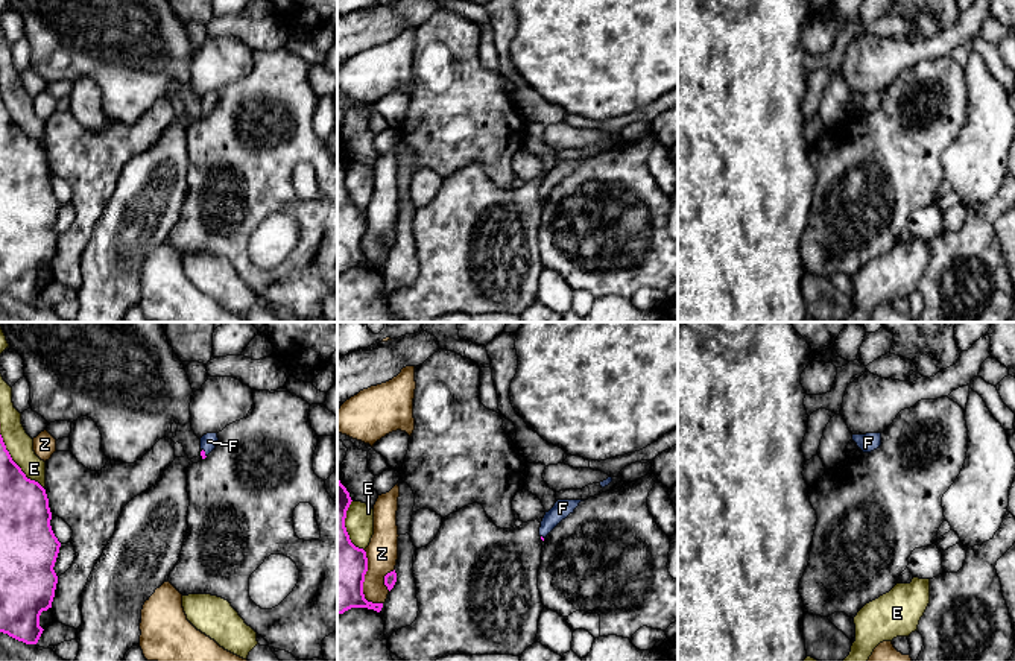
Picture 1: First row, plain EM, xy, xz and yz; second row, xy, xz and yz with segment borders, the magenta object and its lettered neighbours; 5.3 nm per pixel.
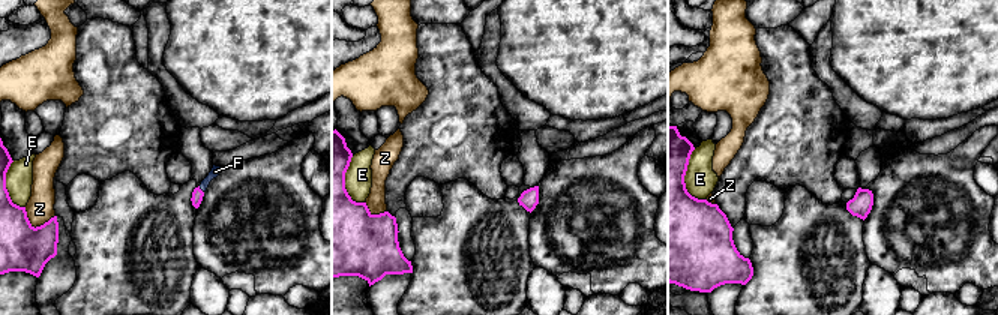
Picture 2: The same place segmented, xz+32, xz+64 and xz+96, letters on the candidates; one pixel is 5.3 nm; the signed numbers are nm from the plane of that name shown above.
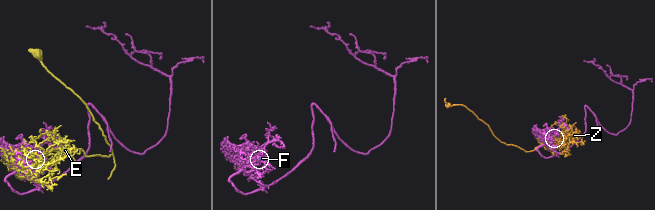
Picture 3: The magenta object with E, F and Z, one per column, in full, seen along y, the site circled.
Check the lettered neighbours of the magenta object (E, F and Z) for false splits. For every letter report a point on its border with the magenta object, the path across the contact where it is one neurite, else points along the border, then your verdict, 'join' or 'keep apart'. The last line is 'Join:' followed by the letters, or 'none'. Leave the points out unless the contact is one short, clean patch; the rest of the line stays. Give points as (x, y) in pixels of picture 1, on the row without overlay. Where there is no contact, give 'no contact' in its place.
E: meets magenta in xy at (15, 123); keep apart
F: meets magenta in xy at (204, 113); runs through xy (202, 113), (204, 113), (208, 101); join
Z: meets magenta in xz at (363, 240); keep apart
Join: F

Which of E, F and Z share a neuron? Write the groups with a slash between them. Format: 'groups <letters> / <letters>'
groups E / F / Z

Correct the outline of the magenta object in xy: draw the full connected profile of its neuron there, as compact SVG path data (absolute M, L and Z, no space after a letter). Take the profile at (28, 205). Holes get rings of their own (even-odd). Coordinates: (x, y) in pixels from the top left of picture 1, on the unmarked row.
M0 94L0 292L36 304L40 275L52 267L58 236L53 229L61 202L55 196L46 149L26 137Z

